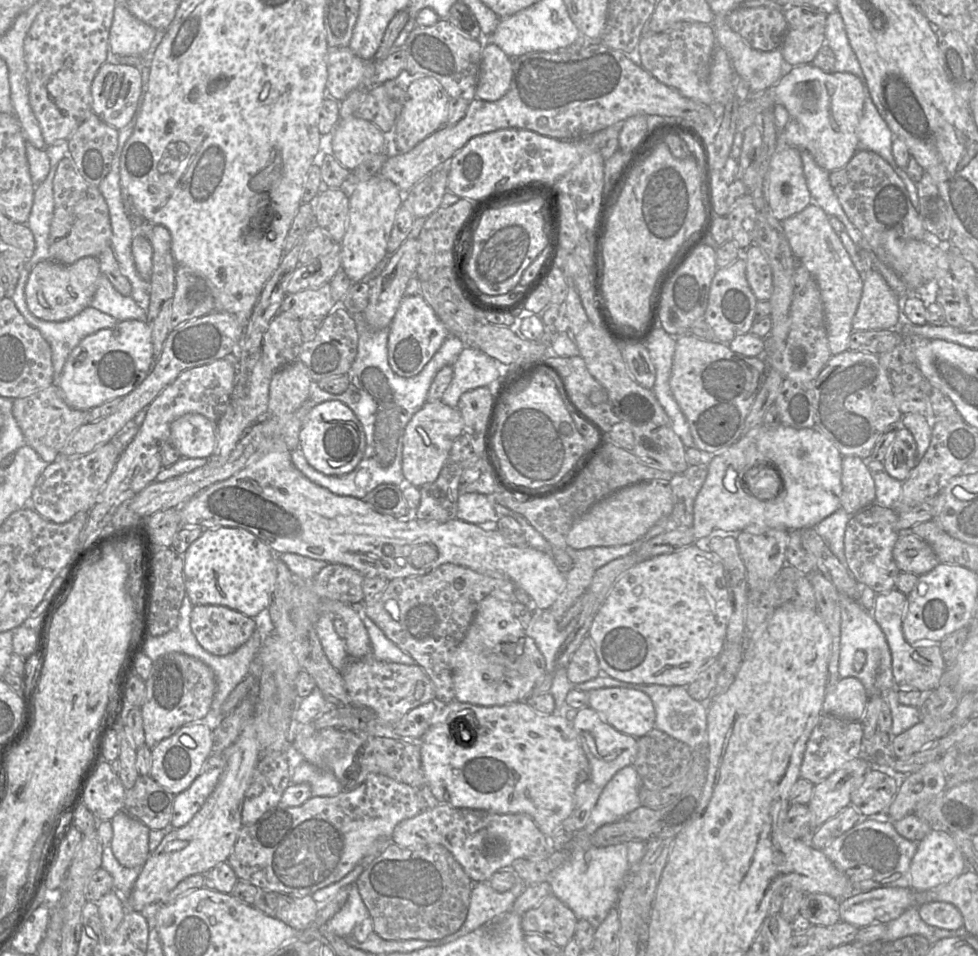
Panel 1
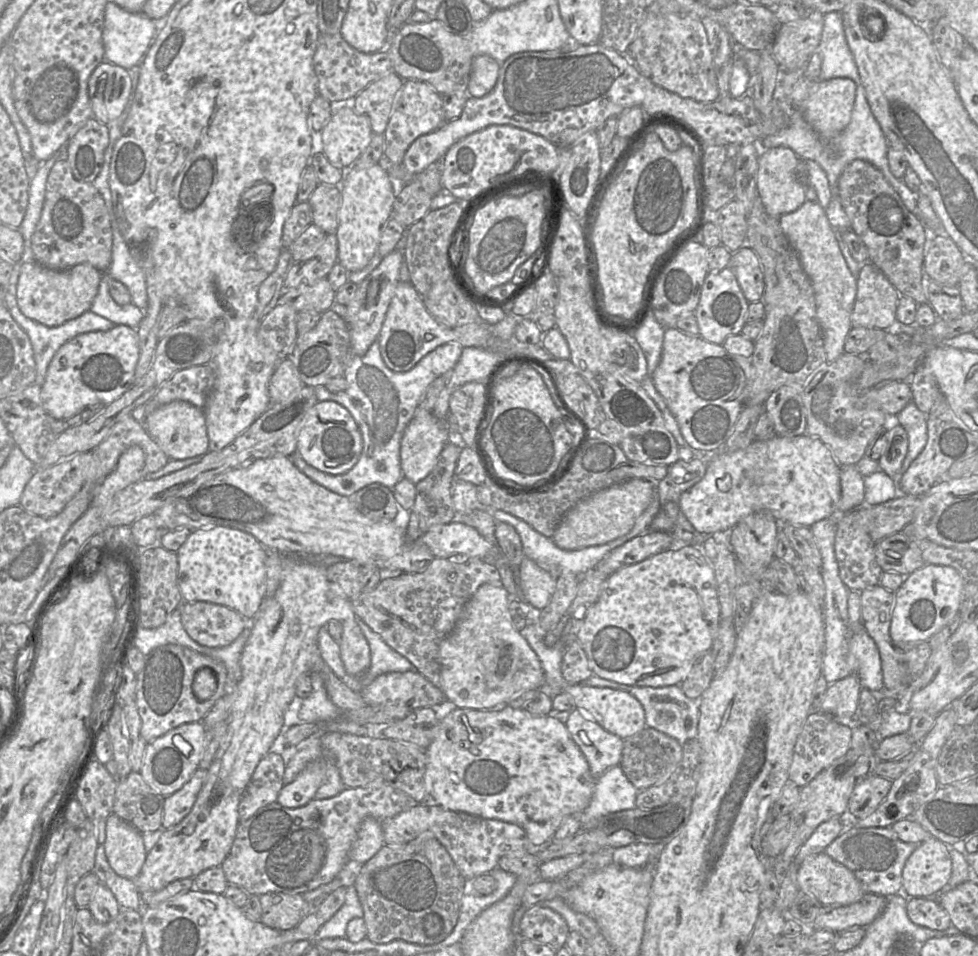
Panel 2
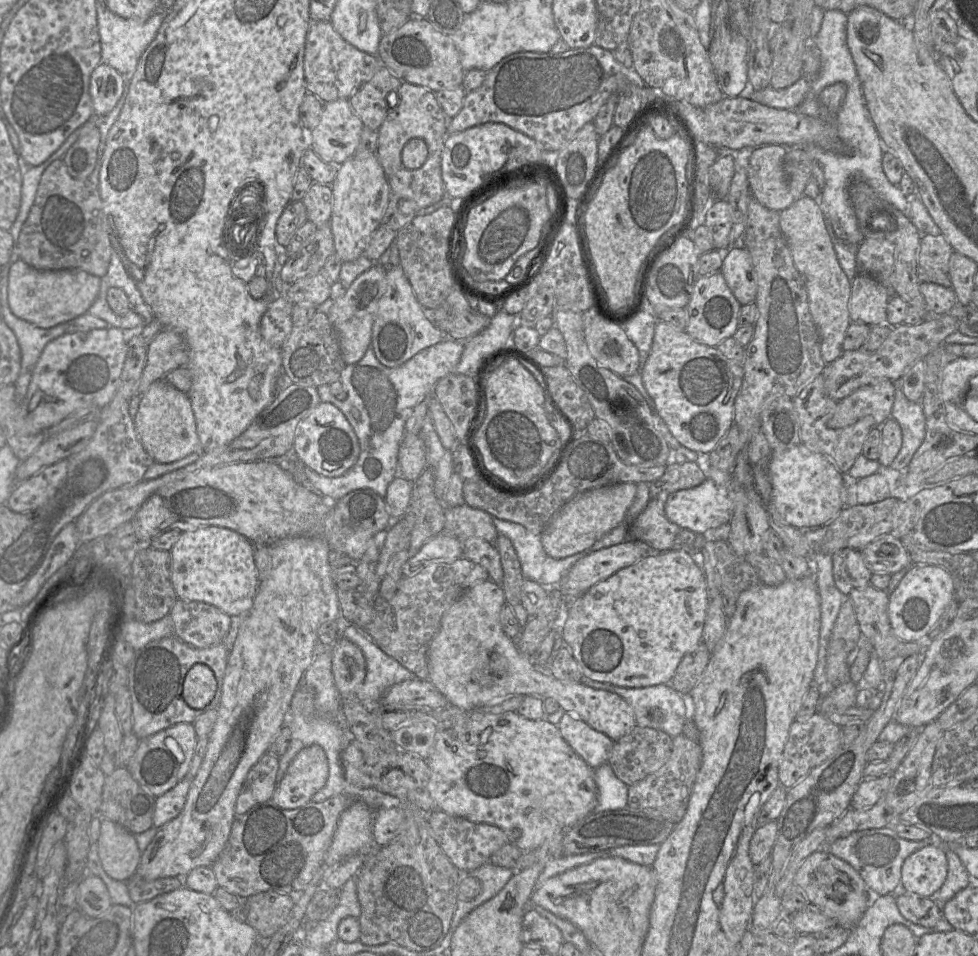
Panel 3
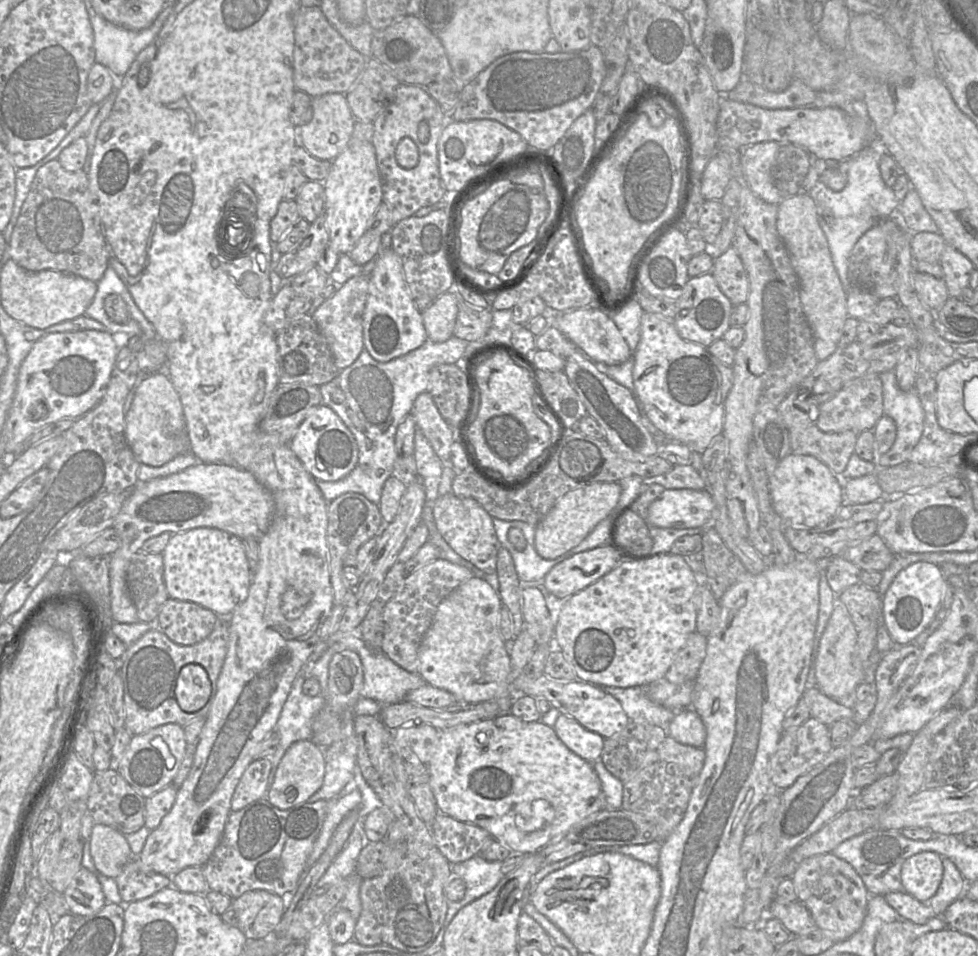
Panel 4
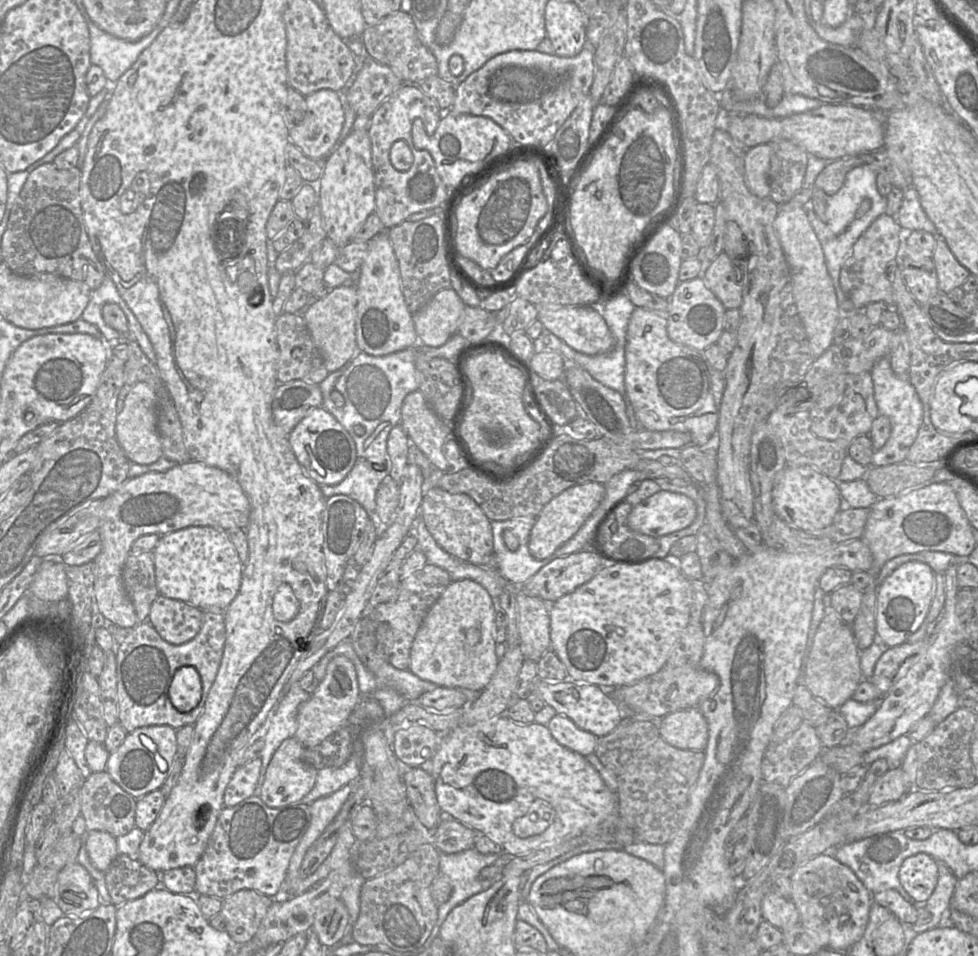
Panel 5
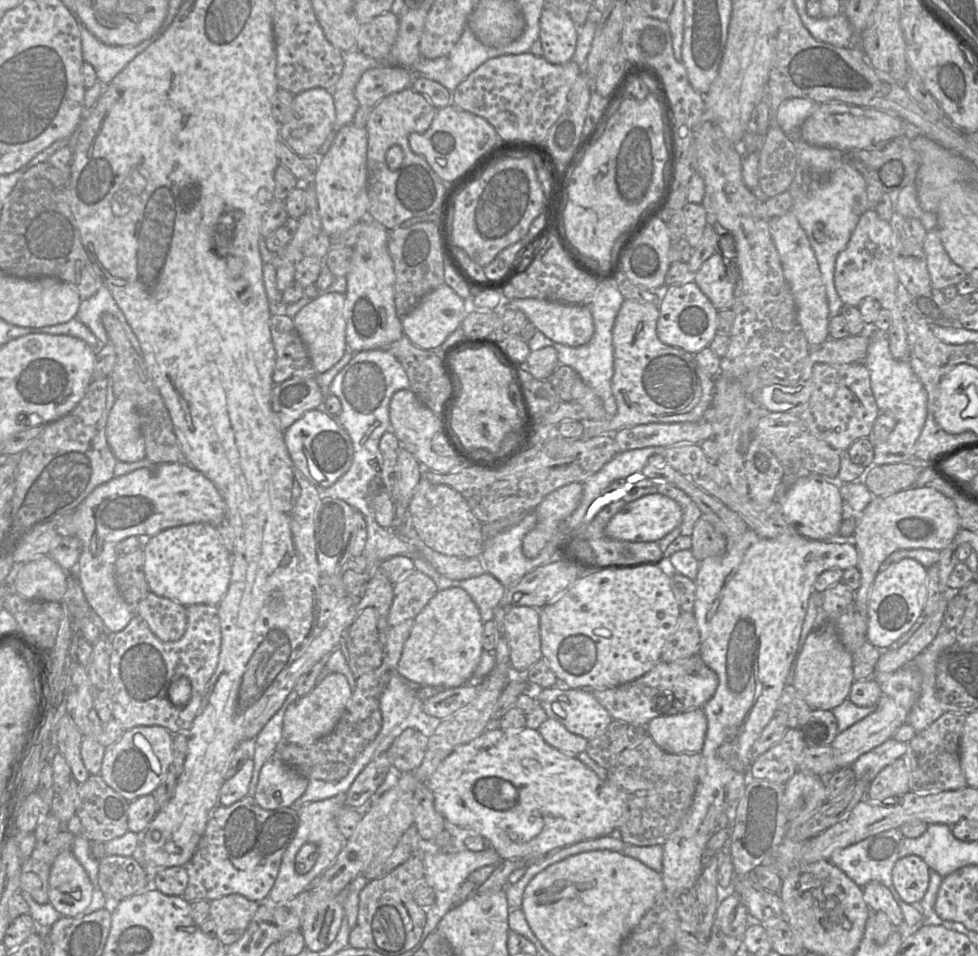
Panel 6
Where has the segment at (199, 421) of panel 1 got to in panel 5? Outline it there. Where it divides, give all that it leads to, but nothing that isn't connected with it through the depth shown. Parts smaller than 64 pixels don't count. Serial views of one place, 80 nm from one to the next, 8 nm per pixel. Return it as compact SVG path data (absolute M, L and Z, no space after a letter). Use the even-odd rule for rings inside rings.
M139 382L133 385L125 397L123 408L117 415L116 437L131 463L150 465L163 457L157 432L157 396L148 384Z

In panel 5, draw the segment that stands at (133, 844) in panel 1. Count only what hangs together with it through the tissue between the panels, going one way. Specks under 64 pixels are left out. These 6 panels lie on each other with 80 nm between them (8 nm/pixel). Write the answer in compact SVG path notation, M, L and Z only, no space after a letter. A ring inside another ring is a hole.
M88 831L86 848L93 866L104 873L119 855L116 837L105 831Z

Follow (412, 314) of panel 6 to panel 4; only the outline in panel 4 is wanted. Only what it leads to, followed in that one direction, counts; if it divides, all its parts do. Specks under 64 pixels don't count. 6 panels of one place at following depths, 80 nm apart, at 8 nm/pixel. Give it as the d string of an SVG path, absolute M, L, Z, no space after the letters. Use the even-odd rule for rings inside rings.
M449 290L441 294L422 311L428 339L433 342L444 342L452 337L457 315L458 301L455 291Z

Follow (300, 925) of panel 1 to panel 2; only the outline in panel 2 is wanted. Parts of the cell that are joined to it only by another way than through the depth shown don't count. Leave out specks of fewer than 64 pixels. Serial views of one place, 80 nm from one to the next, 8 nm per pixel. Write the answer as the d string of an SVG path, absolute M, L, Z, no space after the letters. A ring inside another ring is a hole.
M267 893L259 899L259 922L272 929L292 929L311 912L309 903L300 894Z

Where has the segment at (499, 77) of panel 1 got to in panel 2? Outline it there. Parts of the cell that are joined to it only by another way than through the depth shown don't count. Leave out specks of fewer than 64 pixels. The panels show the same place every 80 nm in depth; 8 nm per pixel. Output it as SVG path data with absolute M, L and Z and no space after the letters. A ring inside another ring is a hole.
M489 55L475 56L468 83L468 96L477 98L488 94L496 84L500 63Z

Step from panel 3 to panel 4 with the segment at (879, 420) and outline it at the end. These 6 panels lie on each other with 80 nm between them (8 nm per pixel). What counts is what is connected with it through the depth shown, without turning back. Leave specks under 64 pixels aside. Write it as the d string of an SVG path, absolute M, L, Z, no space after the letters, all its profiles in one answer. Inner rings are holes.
M867 375L846 383L834 397L818 406L817 427L824 433L872 430L884 415L882 382L879 375Z

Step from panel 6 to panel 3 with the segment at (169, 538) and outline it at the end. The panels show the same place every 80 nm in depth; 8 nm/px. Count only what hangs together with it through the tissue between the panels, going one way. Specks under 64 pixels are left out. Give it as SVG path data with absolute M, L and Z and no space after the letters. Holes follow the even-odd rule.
M219 526L183 532L170 550L171 581L179 600L213 605L233 618L240 618L253 606L259 587L252 542L243 535Z

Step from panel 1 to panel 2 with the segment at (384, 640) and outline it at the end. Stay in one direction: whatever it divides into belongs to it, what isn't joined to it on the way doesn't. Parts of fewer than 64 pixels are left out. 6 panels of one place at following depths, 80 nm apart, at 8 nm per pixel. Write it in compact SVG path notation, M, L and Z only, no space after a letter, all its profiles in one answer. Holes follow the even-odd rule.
M362 620L358 625L370 647L370 666L359 676L347 676L342 681L354 692L360 693L376 677L390 672L406 672L414 669L409 660L389 647L381 636Z

